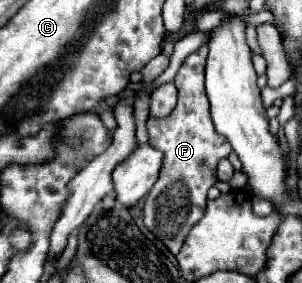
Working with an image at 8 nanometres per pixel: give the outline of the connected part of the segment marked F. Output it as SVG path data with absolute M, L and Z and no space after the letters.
M202 46L190 54L176 74L178 104L166 118L148 120L150 146L164 152L164 162L160 176L144 202L144 224L146 228L162 240L172 254L178 254L190 228L200 220L206 206L206 192L214 186L216 164L226 158L232 148L226 138L222 138L210 120L208 98L204 92L204 66L206 66L208 46Z

